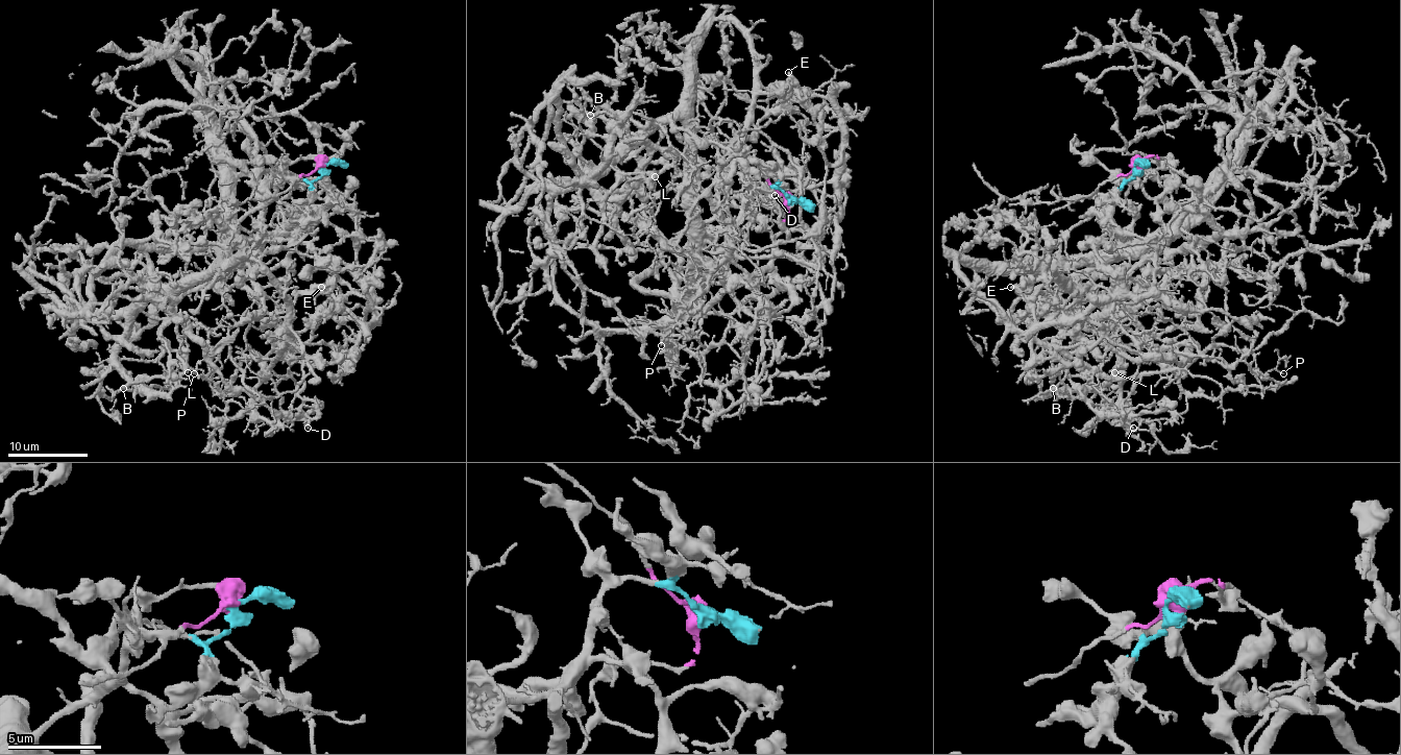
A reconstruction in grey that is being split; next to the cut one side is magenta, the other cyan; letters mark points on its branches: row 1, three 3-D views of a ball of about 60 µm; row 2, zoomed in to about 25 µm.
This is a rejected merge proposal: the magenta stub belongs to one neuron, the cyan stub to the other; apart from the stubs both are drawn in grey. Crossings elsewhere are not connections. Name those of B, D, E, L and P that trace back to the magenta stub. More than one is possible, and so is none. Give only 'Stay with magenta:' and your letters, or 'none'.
Stay with magenta: B, D, P

